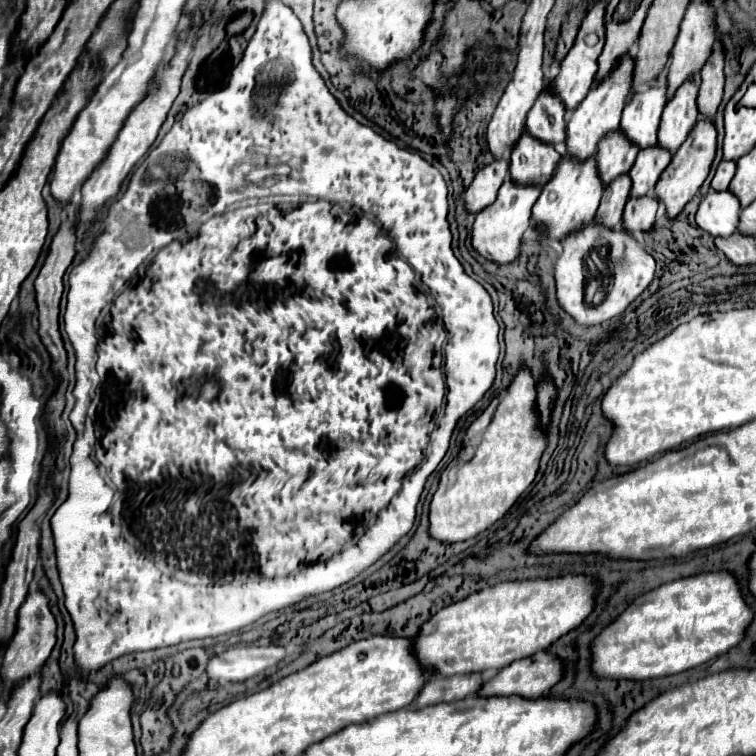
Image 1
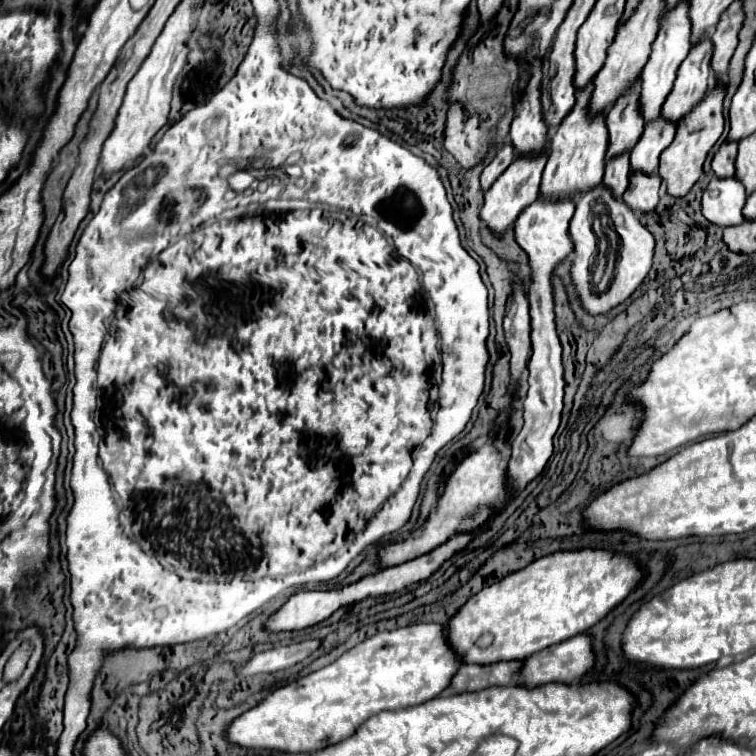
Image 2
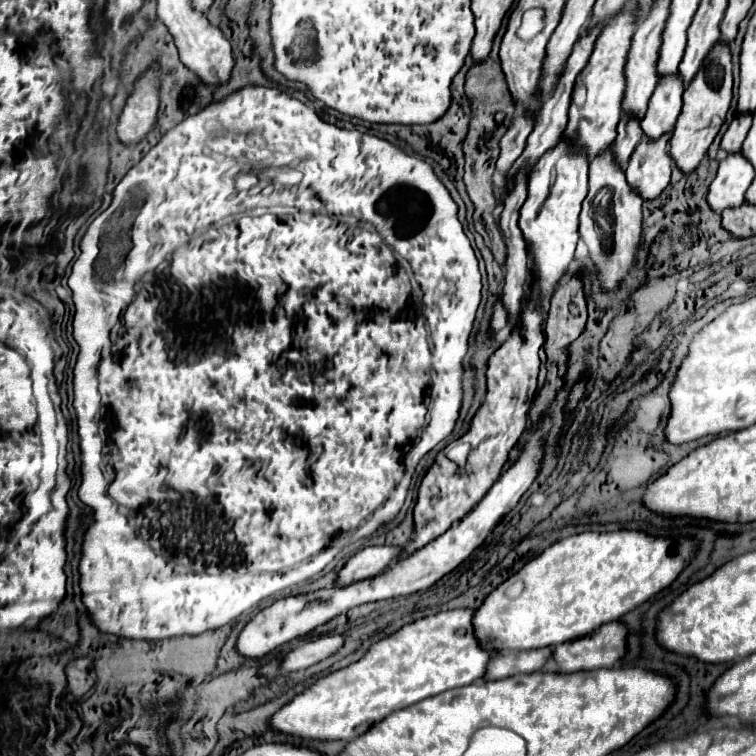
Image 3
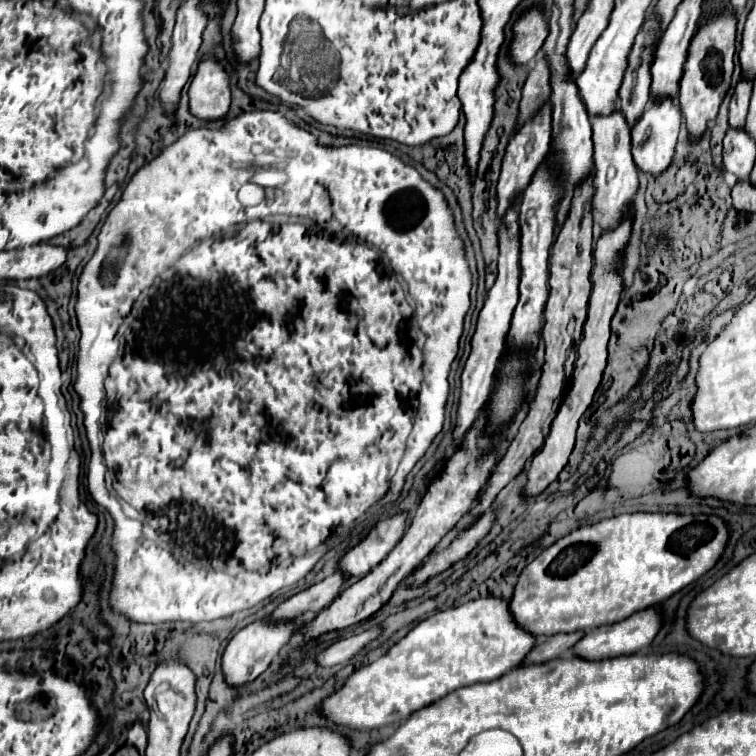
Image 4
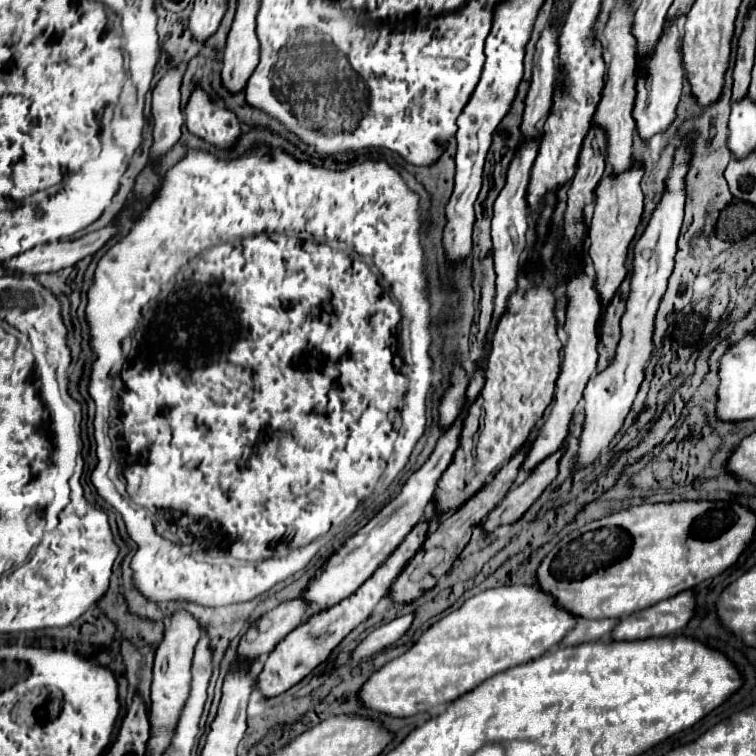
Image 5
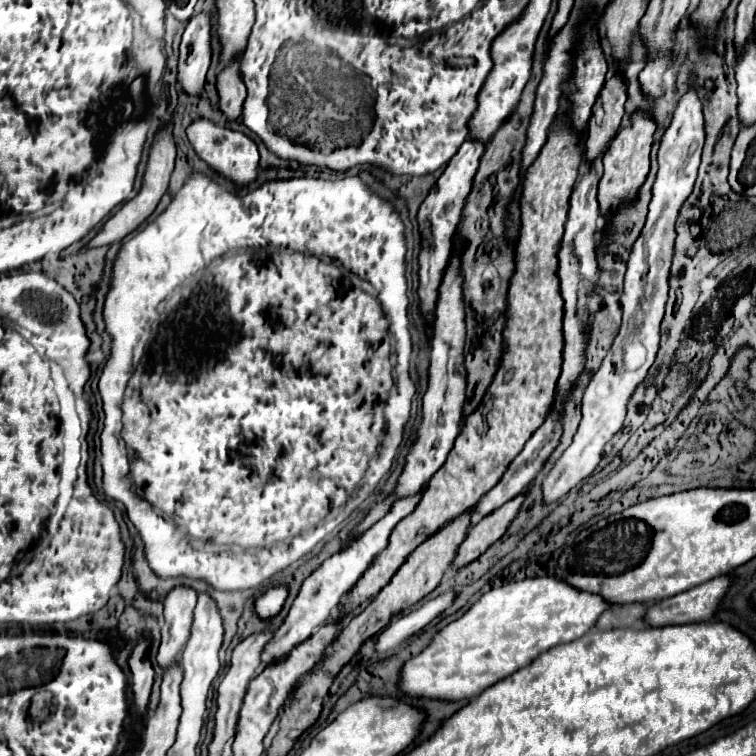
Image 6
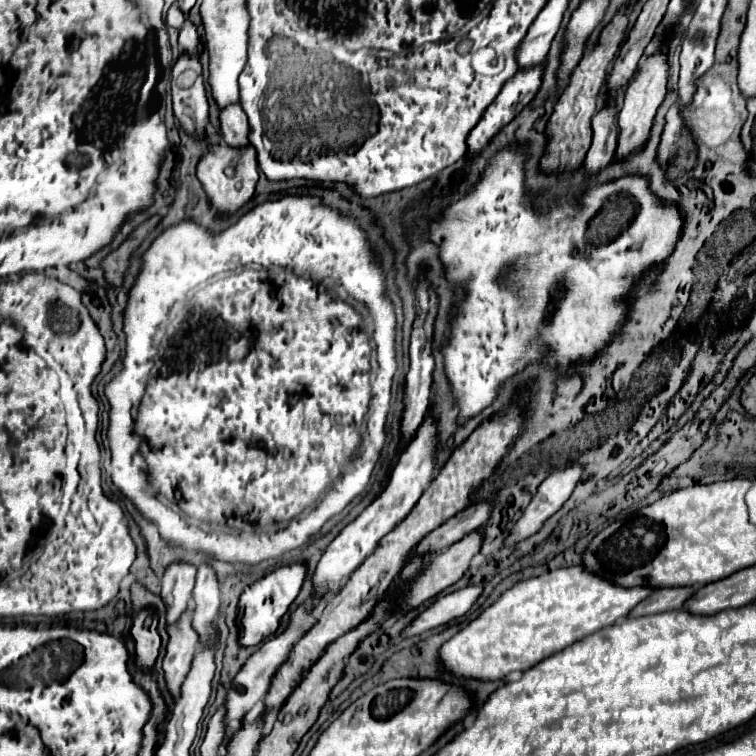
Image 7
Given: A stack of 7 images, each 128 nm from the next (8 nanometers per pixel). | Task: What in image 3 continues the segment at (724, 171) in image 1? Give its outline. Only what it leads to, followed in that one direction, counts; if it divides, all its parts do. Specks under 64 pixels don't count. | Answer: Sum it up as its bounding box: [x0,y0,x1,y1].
[722,112,752,152]

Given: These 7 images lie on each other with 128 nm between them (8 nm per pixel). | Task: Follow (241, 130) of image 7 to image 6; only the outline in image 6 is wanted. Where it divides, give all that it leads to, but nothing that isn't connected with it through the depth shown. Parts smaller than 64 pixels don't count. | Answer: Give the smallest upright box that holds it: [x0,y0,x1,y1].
[218,60,246,122]

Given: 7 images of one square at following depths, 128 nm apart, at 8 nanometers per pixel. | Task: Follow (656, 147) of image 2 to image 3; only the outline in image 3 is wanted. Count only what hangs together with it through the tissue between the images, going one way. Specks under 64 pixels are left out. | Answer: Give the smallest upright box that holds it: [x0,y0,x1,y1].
[640,72,684,140]

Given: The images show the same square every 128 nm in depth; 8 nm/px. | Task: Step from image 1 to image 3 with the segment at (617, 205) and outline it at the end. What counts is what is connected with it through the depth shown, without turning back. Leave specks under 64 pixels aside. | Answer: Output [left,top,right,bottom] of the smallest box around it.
[614,112,644,164]

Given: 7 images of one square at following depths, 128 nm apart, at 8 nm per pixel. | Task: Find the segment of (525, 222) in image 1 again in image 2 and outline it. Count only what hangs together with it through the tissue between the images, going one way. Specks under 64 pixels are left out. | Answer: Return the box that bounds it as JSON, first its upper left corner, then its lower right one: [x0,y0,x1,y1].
[480,150,548,234]

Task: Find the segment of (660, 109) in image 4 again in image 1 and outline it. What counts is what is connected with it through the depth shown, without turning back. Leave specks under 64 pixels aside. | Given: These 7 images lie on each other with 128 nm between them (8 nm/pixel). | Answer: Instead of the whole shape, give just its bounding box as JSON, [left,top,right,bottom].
[622,196,658,234]

